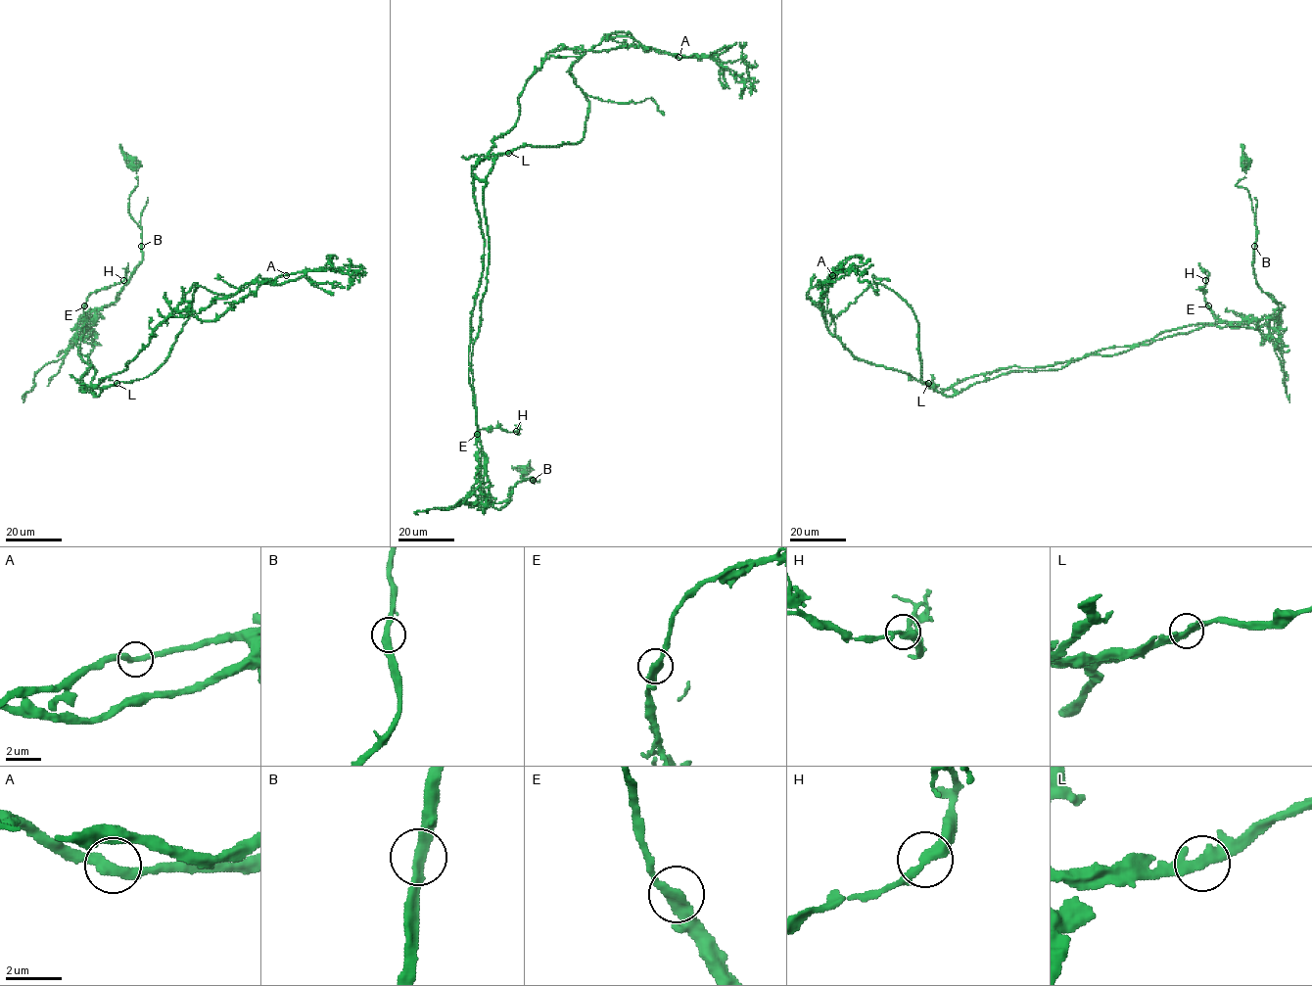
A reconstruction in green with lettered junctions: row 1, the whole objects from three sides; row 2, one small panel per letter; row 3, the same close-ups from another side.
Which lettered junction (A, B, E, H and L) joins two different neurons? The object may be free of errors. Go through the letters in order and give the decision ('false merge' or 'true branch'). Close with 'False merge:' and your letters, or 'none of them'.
A: true branch
B: false merge
E: true branch
H: true branch
L: true branch
False merge: B

